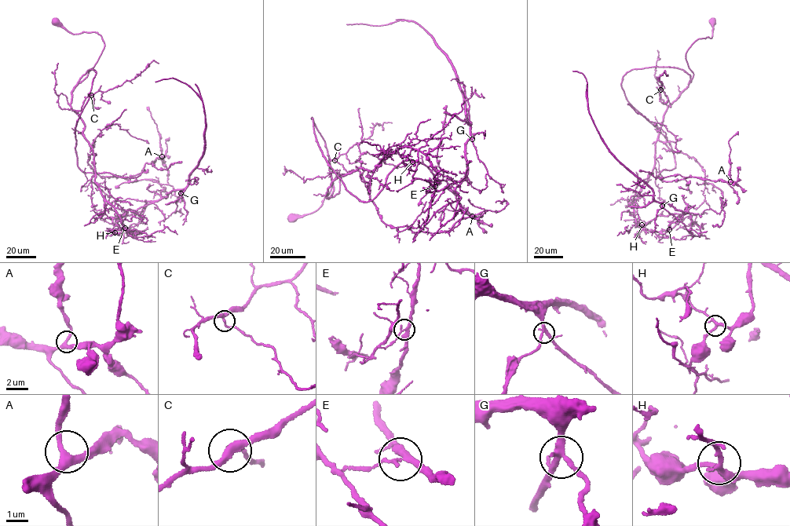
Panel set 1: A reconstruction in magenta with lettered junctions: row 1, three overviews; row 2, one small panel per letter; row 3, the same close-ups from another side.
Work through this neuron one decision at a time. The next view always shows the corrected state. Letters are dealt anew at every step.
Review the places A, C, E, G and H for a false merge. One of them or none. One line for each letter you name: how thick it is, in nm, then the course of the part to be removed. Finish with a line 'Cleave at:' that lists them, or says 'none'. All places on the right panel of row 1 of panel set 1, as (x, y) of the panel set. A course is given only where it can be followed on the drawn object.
E: 260 nm | (669, 229), (671, 221), (685, 214), (656, 201), (652, 189), (609, 151), (589, 112), (586, 79), (572, 71)
Cleave at: E

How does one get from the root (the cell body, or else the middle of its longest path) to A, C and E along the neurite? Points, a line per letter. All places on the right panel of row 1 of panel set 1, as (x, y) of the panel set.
A: (712, 22), (686, 52), (690, 82), (650, 67), (621, 86), (671, 146), (675, 167), (657, 177), (730, 181)
C: (712, 22), (712, 38), (697, 39), (686, 52), (693, 74), (687, 88), (667, 105), (660, 100), (660, 89)
E: (712, 22), (712, 38), (686, 52), (693, 77), (664, 115), (634, 204), (641, 228), (669, 229)

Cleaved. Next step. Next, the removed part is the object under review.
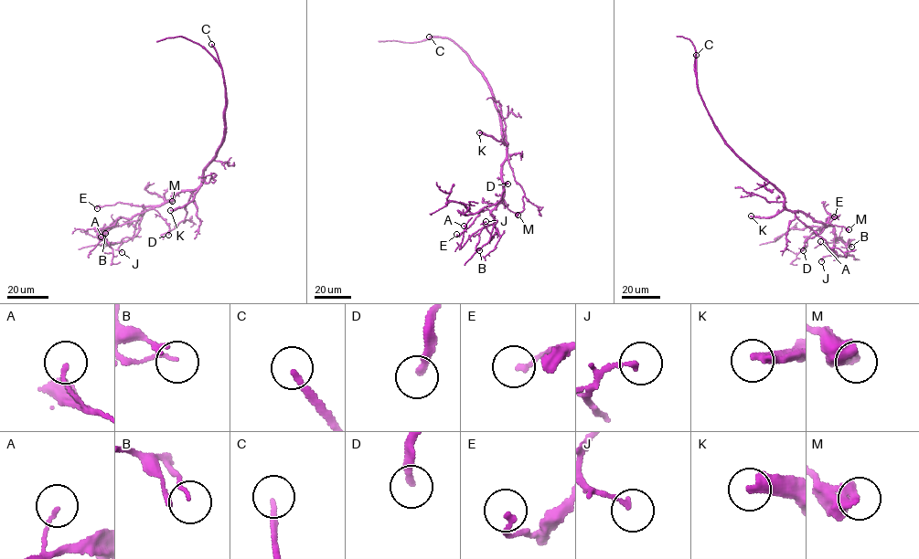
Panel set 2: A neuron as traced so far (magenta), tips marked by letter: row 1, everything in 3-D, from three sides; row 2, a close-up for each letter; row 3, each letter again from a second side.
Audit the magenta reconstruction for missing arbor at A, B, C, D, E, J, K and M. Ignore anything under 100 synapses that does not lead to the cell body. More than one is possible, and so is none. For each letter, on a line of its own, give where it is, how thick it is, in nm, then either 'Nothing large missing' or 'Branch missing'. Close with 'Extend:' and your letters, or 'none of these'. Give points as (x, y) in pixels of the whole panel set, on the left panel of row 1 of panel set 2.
A: Place: (101, 237). Thickness 100 nm. Nothing large missing
B: Place: (105, 233). Thickness 100 nm. Nothing large missing
C: Place: (211, 44). Thickness 180 nm. Branch missing
D: Place: (168, 235). Thickness 240 nm. Nothing large missing
E: Place: (97, 208). Thickness 150 nm. Nothing large missing
J: Place: (122, 252). Thickness 150 nm. Nothing large missing
K: Place: (170, 210). Thickness 360 nm. Branch missing
M: Place: (172, 201). Thickness 500 nm. Nothing large missing
Extend: C, K

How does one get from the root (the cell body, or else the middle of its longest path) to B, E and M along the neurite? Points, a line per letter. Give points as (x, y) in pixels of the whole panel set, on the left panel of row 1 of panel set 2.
B: (208, 163), (199, 186), (178, 192), (161, 205), (144, 206), (142, 217), (113, 226), (104, 231), (105, 233)
E: (208, 163), (202, 184), (193, 190), (178, 192), (161, 205), (136, 206), (119, 202), (97, 208)
M: (208, 163), (202, 184), (165, 200), (172, 201)

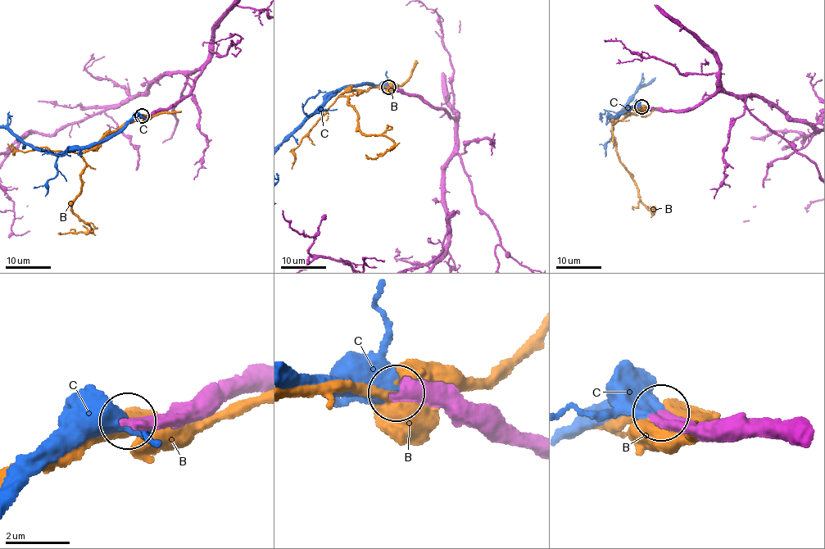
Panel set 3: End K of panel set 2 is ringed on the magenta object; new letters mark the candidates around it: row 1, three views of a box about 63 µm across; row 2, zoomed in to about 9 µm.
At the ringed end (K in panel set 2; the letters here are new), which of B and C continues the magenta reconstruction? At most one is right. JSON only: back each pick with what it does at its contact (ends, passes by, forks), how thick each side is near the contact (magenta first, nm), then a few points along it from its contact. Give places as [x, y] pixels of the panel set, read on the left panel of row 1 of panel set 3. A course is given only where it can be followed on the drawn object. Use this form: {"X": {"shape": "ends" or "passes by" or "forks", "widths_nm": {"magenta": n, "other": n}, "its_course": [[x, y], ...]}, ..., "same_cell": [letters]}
{"C": {"shape": "ends", "widths_nm": {"magenta": 400, "other": 480}}, "same_cell": ["C"]}

